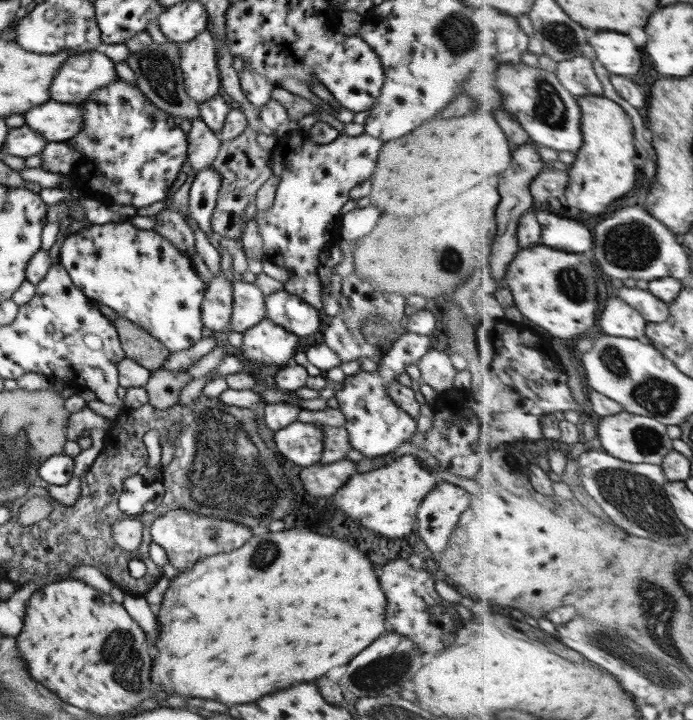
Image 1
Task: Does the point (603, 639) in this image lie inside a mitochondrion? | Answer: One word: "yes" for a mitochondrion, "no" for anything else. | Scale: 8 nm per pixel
yes

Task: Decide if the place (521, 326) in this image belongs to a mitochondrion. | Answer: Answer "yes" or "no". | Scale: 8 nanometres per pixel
no

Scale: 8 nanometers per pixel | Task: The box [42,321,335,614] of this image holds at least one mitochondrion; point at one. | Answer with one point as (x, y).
(226, 478)

